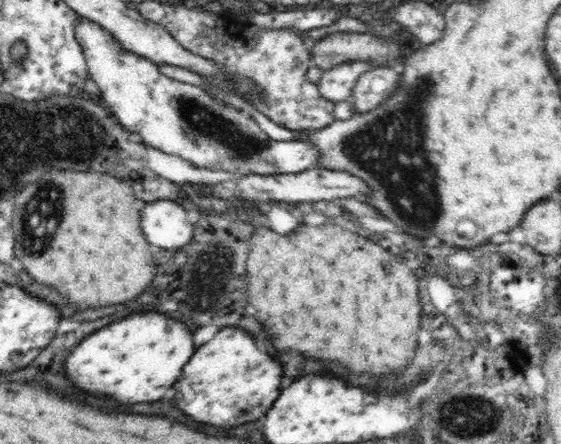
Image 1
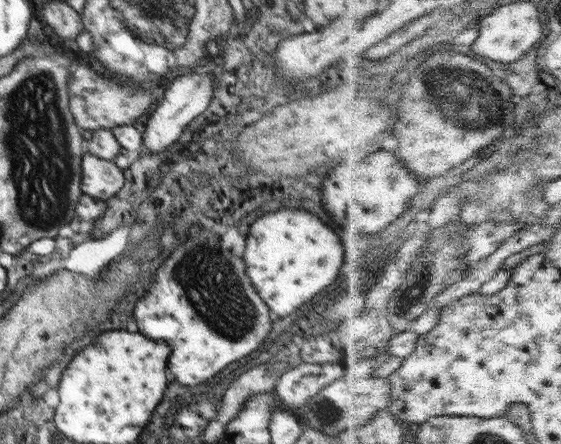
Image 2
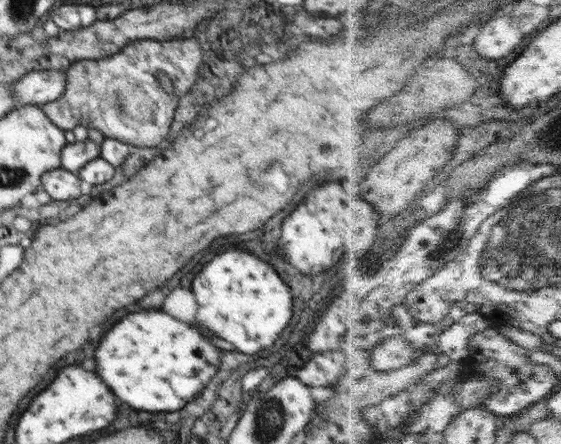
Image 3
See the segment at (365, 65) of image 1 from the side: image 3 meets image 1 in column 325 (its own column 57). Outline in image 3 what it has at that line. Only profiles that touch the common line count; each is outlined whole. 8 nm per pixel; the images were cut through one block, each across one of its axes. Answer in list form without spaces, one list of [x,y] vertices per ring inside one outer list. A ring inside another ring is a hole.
[[[54,69],[30,71],[8,85],[16,102],[15,108],[22,105],[43,105],[62,96],[66,89],[66,74]]]

